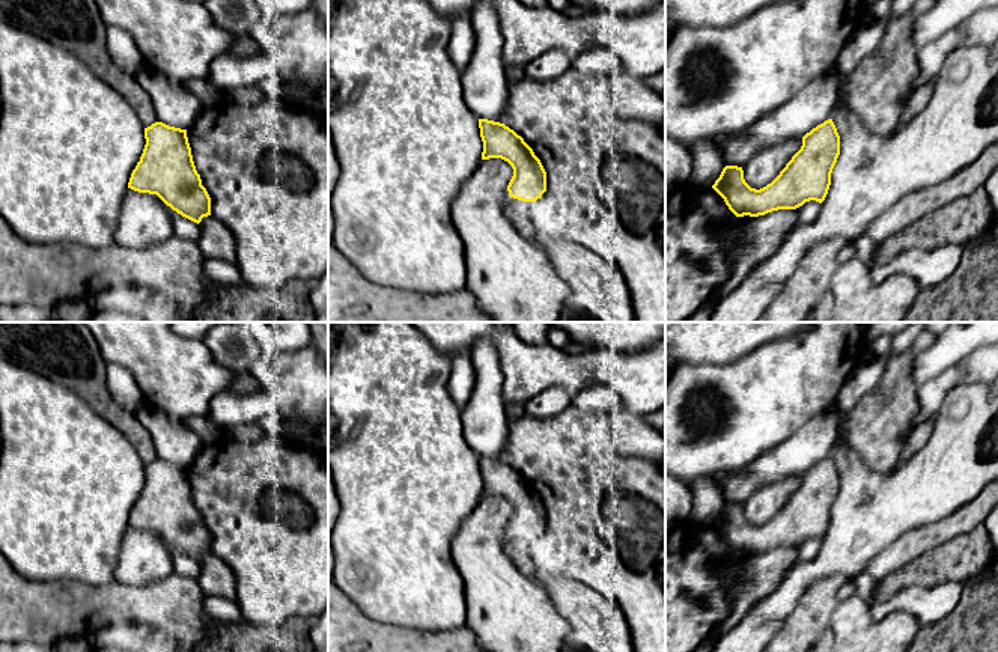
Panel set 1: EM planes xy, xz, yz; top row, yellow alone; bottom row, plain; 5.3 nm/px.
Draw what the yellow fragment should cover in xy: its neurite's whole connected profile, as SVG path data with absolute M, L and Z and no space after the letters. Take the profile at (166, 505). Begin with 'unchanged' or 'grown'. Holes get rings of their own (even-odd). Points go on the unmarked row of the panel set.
grown; M0 322L0 358L74 392L131 441L145 464L146 482L128 526L157 532L197 562L211 553L211 535L196 507L187 467L158 459L148 429L111 398L107 363L83 322Z

